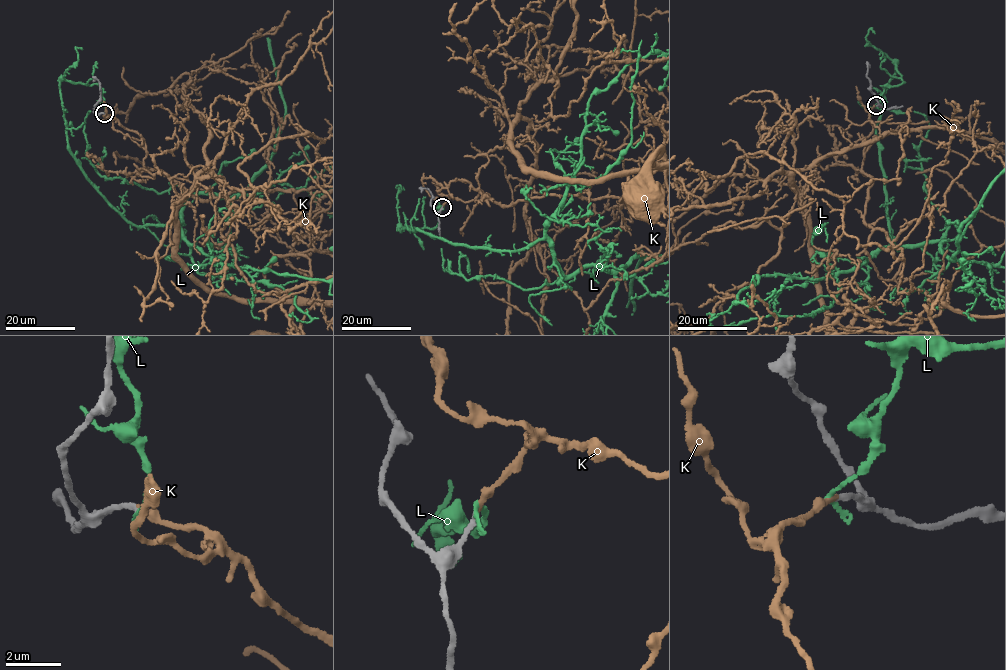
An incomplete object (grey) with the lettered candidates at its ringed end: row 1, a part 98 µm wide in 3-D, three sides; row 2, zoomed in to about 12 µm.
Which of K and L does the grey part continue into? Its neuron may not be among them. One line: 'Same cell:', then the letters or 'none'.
Same cell: K

